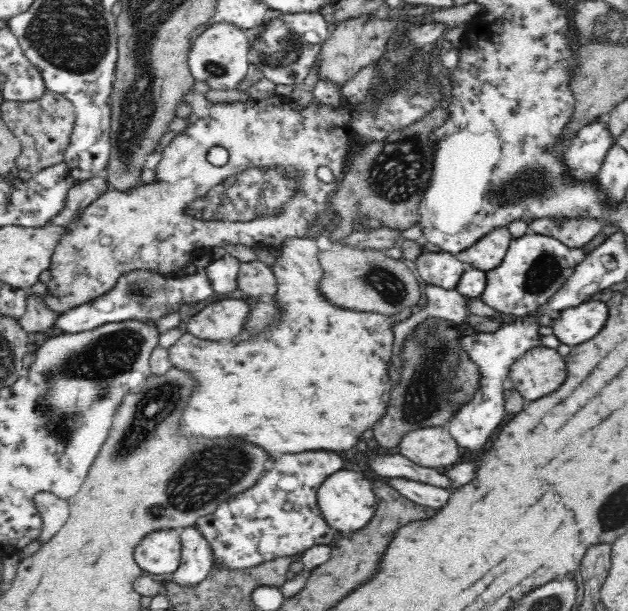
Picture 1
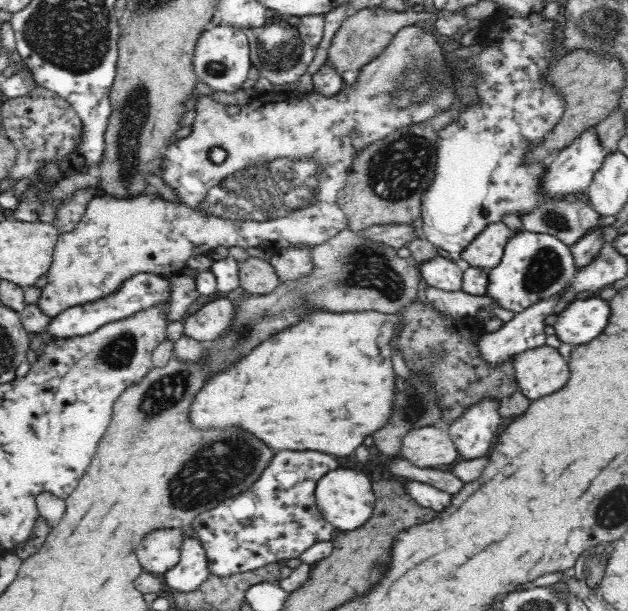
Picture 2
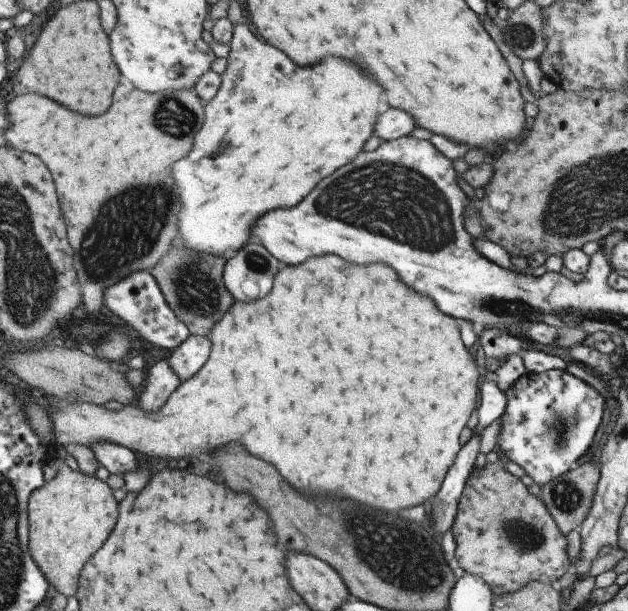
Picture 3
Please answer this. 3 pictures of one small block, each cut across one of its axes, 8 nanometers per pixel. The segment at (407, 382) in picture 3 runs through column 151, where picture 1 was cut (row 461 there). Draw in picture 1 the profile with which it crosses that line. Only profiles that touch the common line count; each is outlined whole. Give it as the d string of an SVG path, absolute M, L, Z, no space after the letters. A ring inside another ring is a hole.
M427 427L402 437L396 452L426 468L444 468L460 460L462 448L448 428Z

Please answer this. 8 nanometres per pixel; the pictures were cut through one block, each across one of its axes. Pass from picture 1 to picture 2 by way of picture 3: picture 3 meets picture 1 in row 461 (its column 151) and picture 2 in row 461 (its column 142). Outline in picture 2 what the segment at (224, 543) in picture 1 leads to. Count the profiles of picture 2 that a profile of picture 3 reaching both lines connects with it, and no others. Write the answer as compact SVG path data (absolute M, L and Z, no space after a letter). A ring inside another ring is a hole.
M278 452L274 454L269 465L260 478L244 492L215 506L212 510L199 514L192 524L194 534L205 546L209 560L209 569L215 576L230 576L262 568L278 560L299 558L304 550L318 542L330 542L334 539L336 529L324 520L316 503L315 490L318 481L325 474L340 466L335 456L320 452Z

